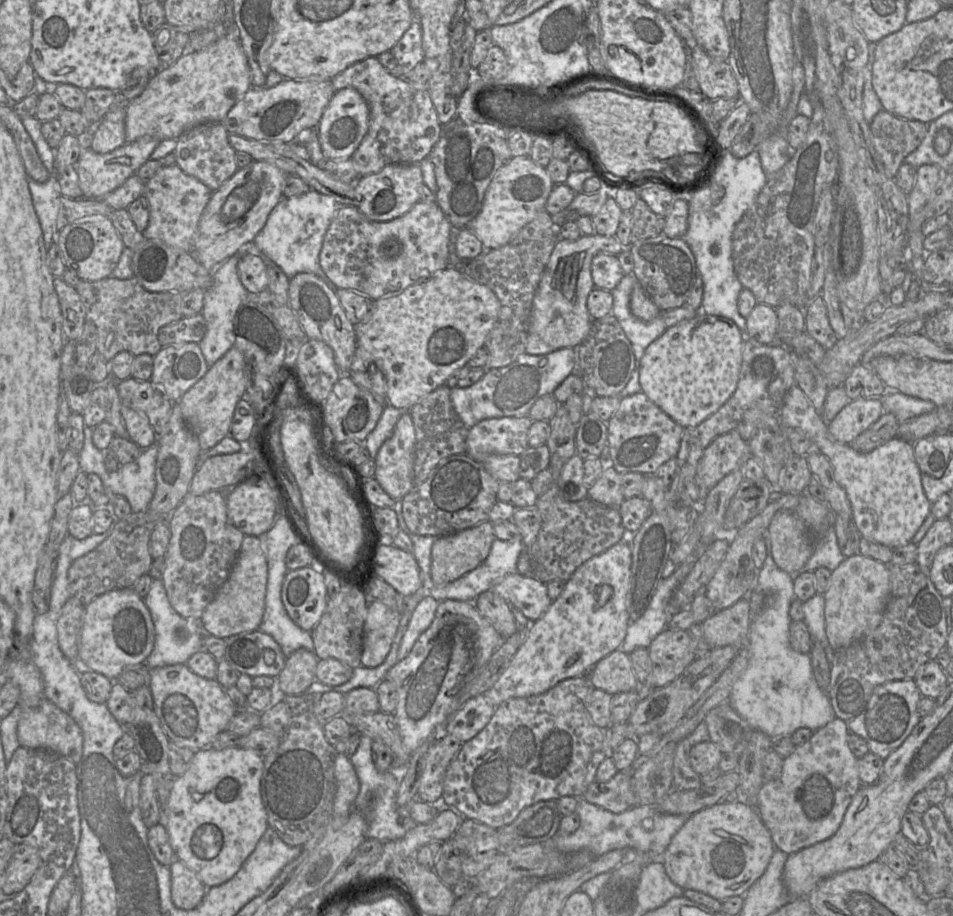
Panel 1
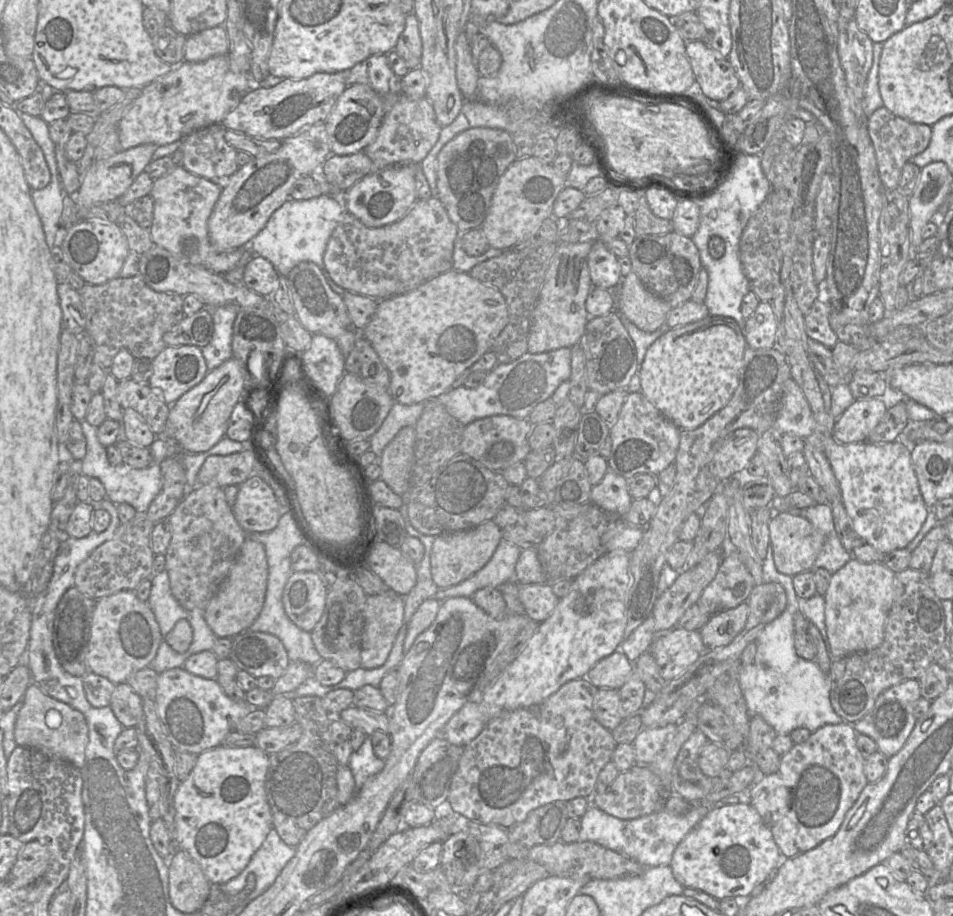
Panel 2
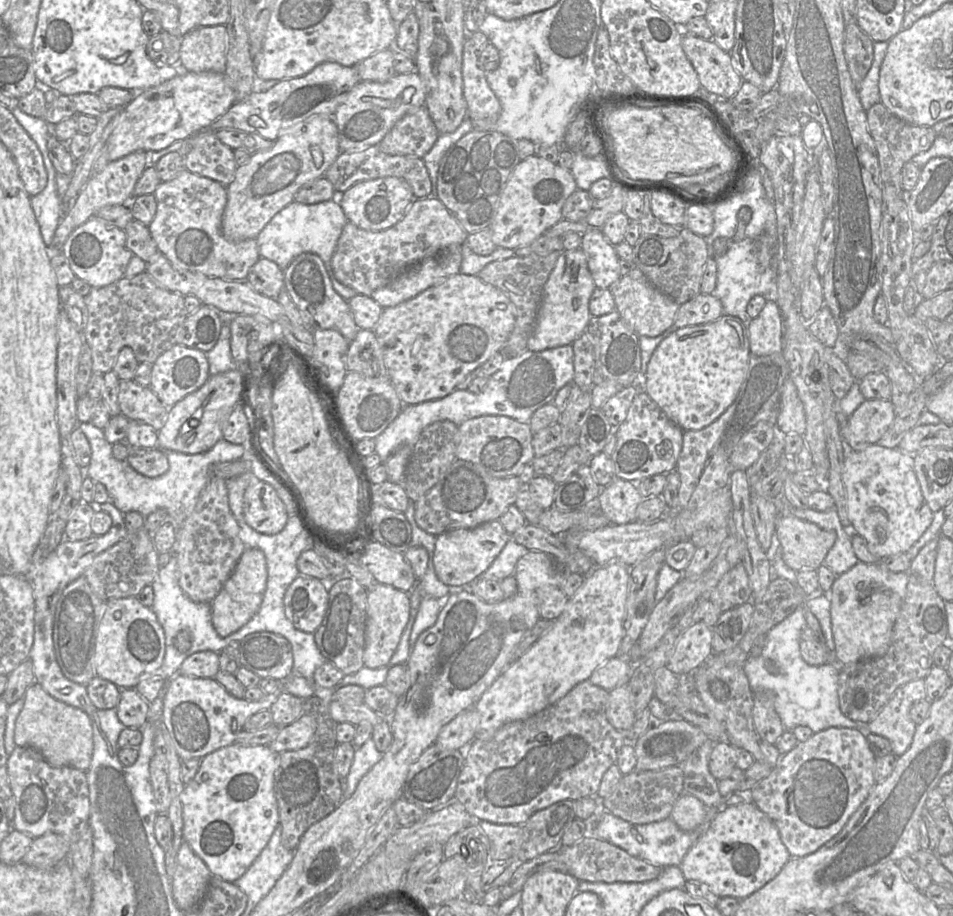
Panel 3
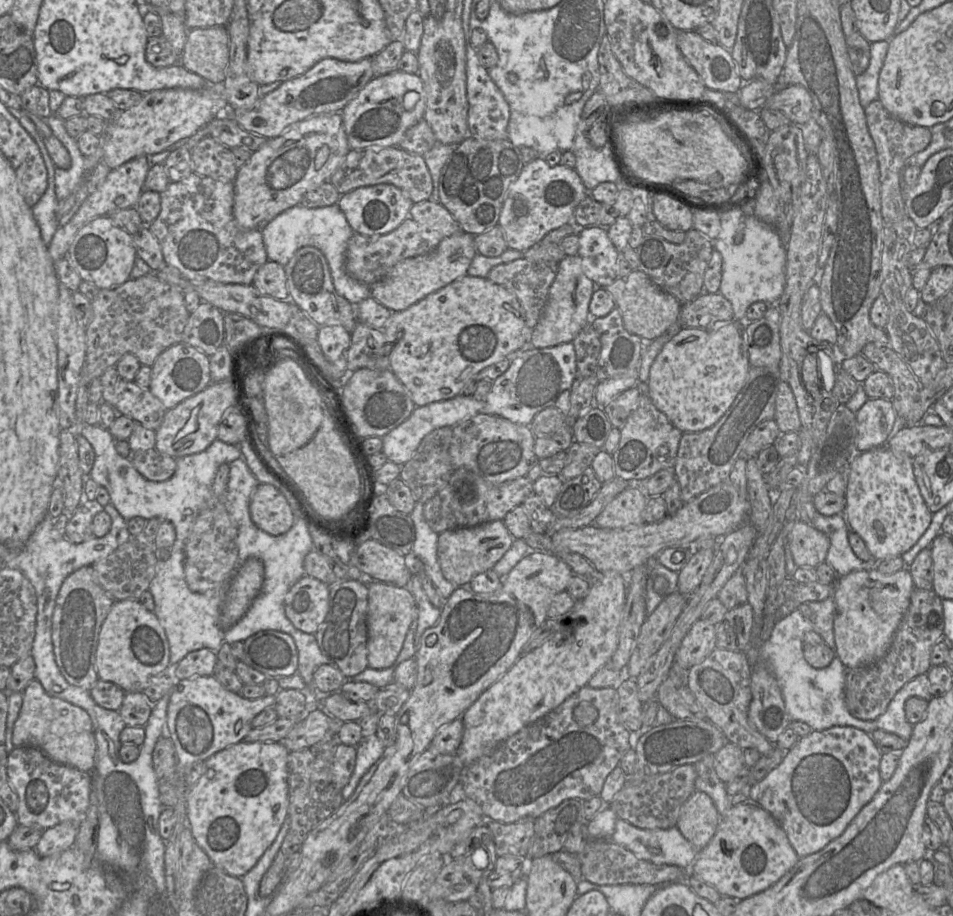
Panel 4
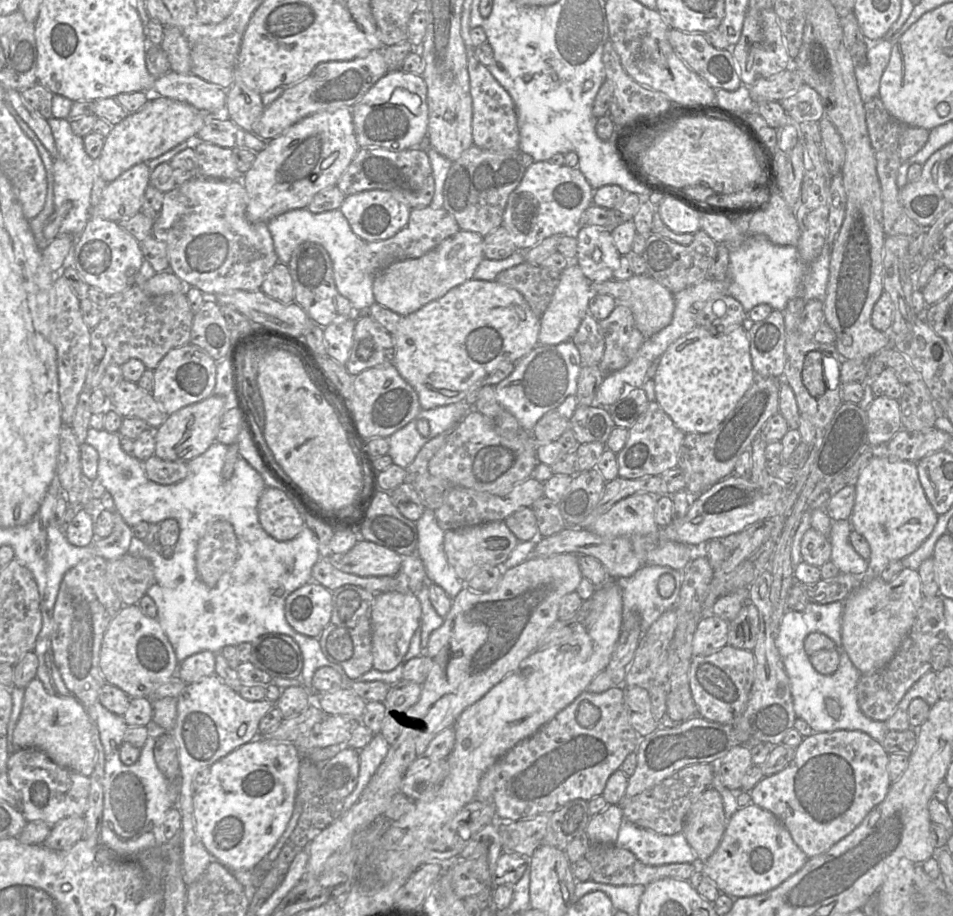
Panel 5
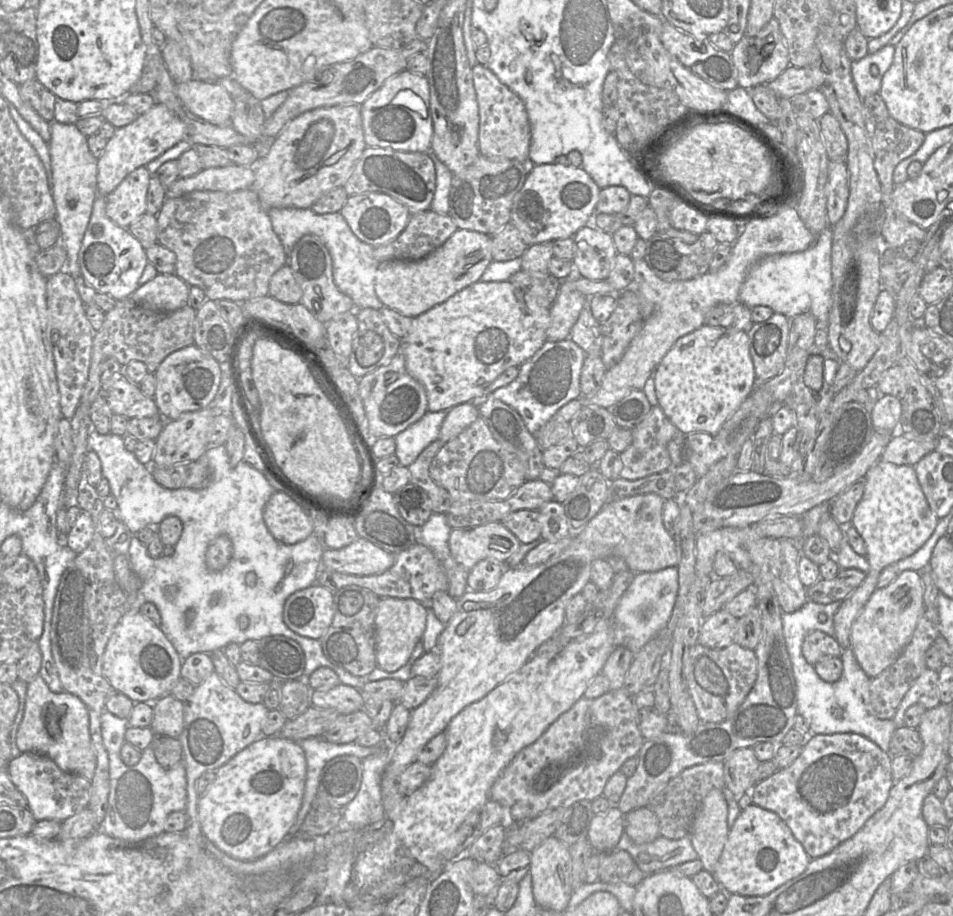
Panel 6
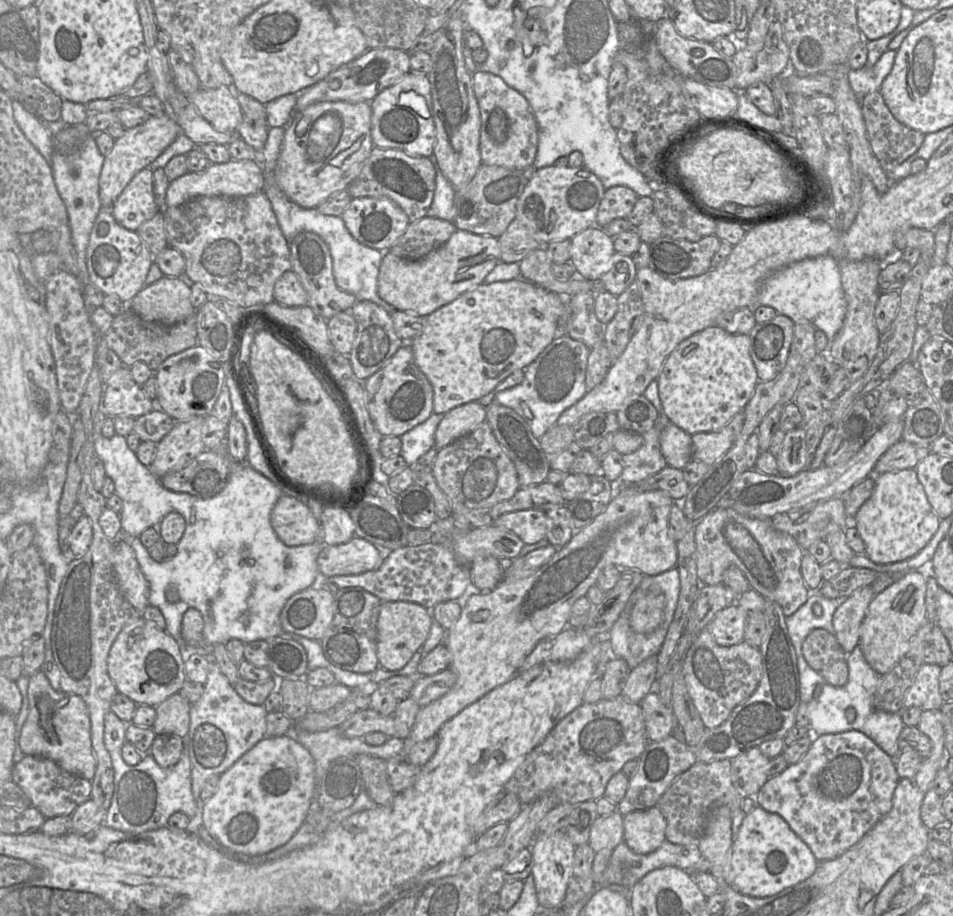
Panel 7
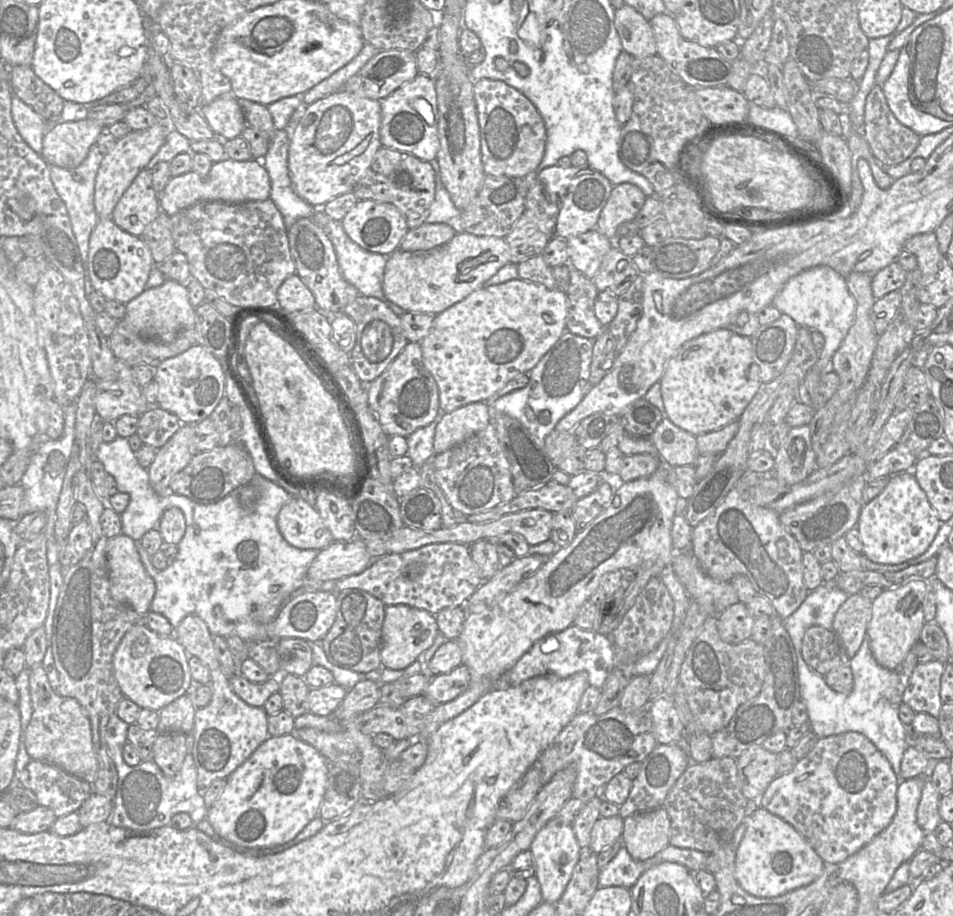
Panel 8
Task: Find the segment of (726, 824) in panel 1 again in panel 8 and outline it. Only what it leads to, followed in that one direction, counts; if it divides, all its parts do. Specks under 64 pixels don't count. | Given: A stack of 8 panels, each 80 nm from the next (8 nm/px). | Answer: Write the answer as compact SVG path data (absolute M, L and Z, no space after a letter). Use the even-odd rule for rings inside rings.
M763 807L745 817L746 831L736 849L735 877L749 894L772 898L809 885L818 879L824 861L793 826Z

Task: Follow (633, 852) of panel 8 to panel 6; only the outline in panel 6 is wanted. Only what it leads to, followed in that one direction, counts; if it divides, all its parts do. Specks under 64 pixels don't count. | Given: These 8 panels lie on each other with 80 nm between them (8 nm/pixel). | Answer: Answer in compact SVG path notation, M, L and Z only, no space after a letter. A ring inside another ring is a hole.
M647 807L637 808L625 815L625 831L636 844L646 844L660 836L659 820Z

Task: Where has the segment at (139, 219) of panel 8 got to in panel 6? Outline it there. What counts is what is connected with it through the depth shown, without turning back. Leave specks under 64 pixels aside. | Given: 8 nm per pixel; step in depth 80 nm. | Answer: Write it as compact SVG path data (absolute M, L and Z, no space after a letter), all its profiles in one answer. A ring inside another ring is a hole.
M141 166L128 174L123 181L106 196L106 214L120 227L128 228L129 225L146 213L147 192L151 173L146 166Z

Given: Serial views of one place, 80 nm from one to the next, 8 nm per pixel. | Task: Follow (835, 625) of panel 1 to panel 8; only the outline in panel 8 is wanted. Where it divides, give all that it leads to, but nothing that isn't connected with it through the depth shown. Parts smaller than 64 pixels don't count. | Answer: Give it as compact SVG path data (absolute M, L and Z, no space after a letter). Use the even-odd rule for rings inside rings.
M914 580L899 588L884 589L872 602L872 617L867 626L869 647L876 662L890 670L896 669L919 641L925 624L924 600L929 581Z

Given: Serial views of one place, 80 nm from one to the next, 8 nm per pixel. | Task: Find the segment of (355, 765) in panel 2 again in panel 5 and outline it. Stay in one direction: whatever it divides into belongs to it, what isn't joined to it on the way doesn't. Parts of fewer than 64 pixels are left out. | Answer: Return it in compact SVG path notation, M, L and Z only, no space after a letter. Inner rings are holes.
M382 734L374 735L368 745L359 751L359 775L355 789L344 799L344 811L352 807L386 757L390 745Z

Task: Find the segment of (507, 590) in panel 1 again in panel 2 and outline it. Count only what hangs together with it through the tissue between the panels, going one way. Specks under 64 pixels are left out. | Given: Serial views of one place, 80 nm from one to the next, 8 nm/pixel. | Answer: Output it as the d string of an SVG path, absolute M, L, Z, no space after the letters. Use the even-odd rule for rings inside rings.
M550 583L541 584L517 584L519 600L524 607L527 617L538 623L545 621L554 611L558 604L559 598L553 593Z

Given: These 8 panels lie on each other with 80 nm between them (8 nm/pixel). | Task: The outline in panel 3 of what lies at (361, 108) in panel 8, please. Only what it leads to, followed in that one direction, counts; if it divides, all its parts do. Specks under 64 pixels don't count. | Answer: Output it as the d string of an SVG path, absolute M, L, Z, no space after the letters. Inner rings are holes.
M314 115L284 130L269 149L253 153L246 163L237 166L234 180L226 186L223 236L232 242L256 239L272 217L294 201L299 188L323 176L340 153L339 132L332 115Z

